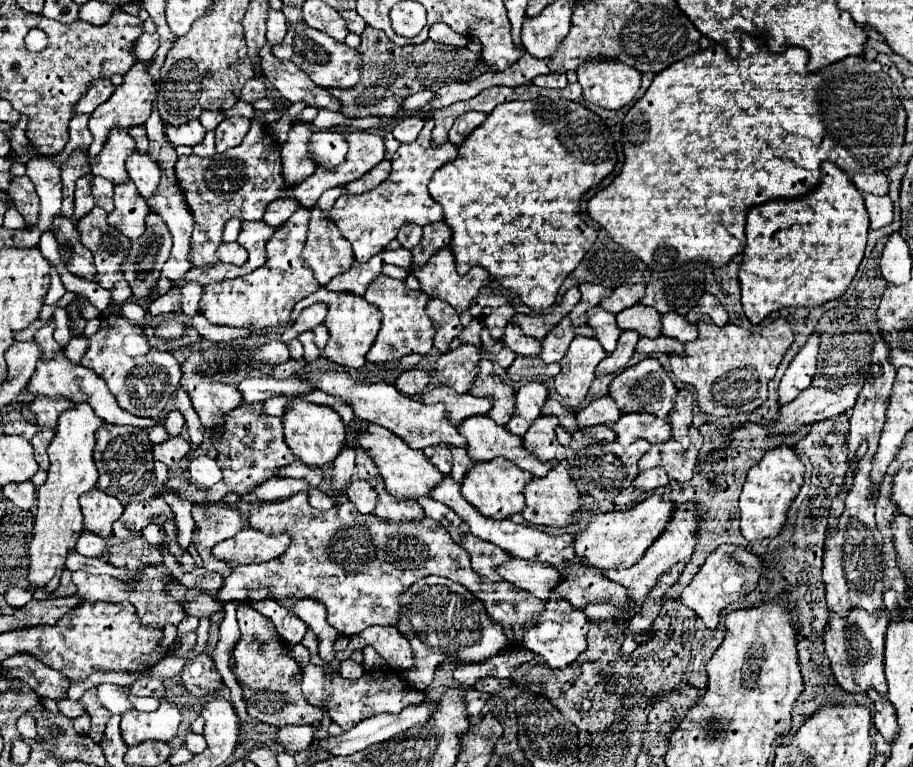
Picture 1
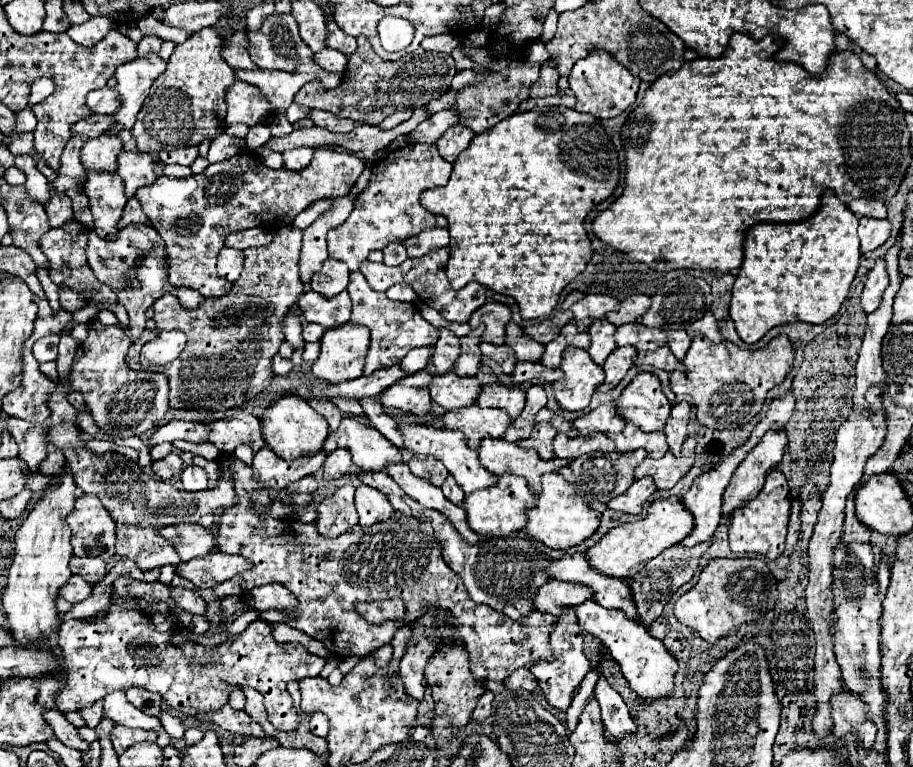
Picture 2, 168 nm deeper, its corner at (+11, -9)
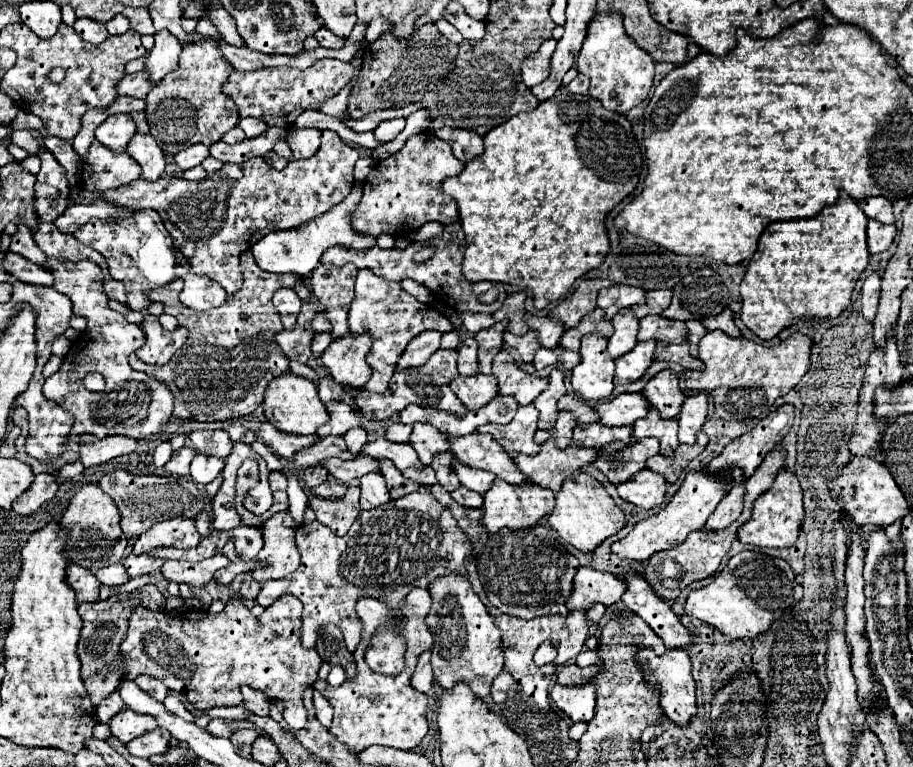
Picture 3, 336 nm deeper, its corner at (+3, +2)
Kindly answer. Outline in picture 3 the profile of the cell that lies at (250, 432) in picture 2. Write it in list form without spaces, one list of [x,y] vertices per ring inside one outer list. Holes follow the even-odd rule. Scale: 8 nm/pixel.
[[[269,422],[259,424],[257,436],[259,436],[259,440],[263,440],[263,442],[265,442],[277,456],[281,456],[283,460],[291,460],[293,454],[297,454],[297,450],[309,448],[309,446],[313,446],[313,442],[321,440],[317,434],[311,434],[311,436],[285,434],[285,432],[273,428]]]

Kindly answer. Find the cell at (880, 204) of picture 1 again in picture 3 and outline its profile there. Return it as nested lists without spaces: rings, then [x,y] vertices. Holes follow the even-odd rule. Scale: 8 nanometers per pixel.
[[[869,220],[869,226],[867,226],[867,248],[869,248],[869,254],[879,254],[879,252],[887,250],[893,244],[895,232],[897,230],[895,230],[893,224],[881,224],[881,222]]]

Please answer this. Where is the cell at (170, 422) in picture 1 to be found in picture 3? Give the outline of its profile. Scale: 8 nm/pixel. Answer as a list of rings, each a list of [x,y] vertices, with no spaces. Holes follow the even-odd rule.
[[[161,442],[159,446],[157,446],[157,450],[155,450],[155,454],[153,454],[153,464],[157,466],[157,468],[161,468],[161,466],[165,466],[165,462],[171,458],[171,444],[169,442]]]

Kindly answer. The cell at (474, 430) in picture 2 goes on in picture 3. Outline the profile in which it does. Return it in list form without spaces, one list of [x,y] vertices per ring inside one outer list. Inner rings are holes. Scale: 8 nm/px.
[[[533,404],[519,406],[513,422],[501,426],[501,424],[487,424],[479,428],[479,432],[489,432],[493,438],[509,452],[509,454],[537,454],[541,450],[539,444],[535,444],[533,436],[537,432],[537,418],[539,412]]]

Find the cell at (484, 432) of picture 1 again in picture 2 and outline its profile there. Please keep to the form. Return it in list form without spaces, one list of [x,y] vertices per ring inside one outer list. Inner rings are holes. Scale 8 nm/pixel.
[[[485,437],[485,441],[479,443],[477,455],[479,455],[481,465],[485,469],[489,469],[493,475],[513,473],[513,475],[525,477],[529,487],[533,489],[533,493],[541,491],[543,473],[553,473],[559,467],[569,463],[565,459],[543,461],[543,459],[539,459],[537,451],[533,451],[533,449],[521,449],[519,445],[509,443],[505,439],[493,441],[493,437]]]

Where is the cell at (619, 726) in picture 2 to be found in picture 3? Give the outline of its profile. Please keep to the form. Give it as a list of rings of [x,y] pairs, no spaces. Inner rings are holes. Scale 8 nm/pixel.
[[[587,650],[587,652],[582,652],[577,656],[575,664],[580,668],[584,668],[597,664],[597,660],[599,660],[597,650]]]

